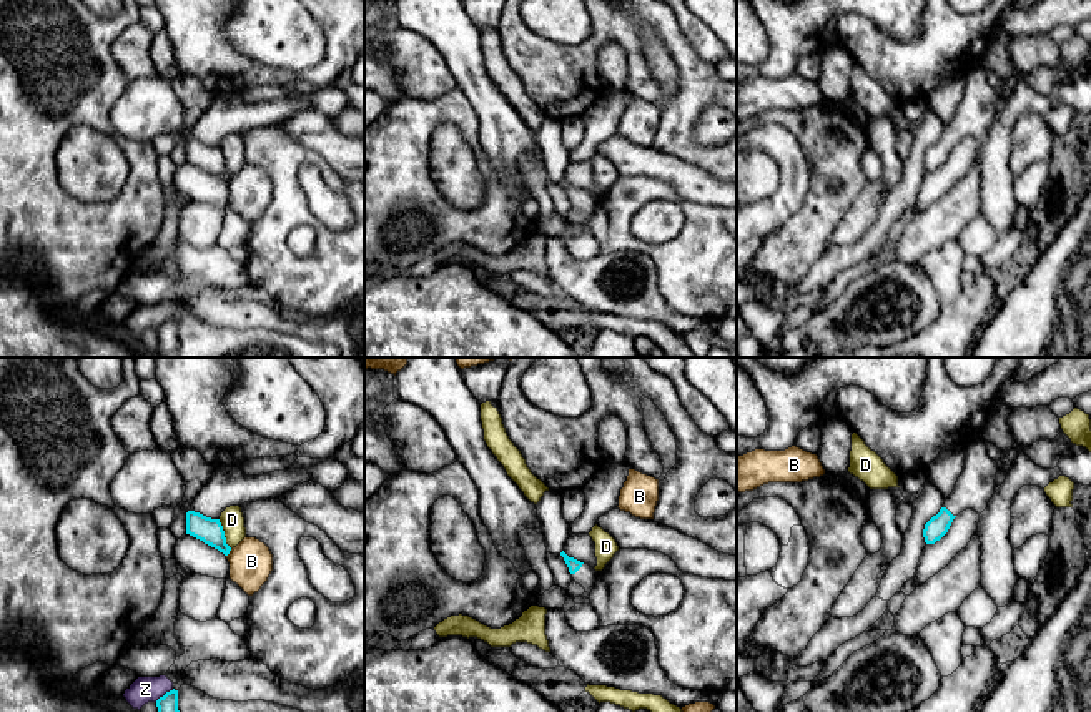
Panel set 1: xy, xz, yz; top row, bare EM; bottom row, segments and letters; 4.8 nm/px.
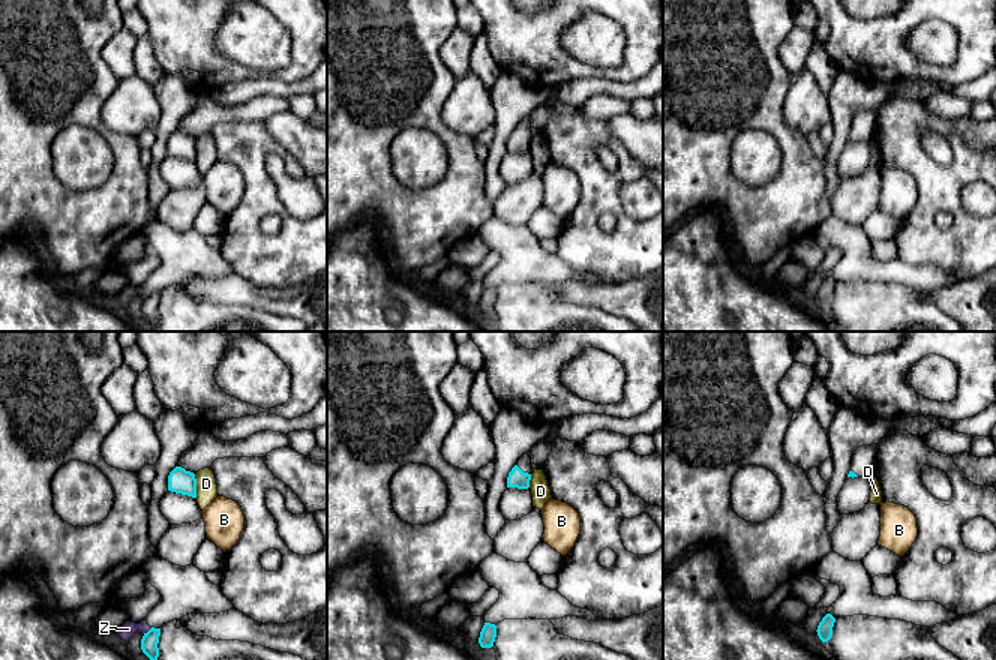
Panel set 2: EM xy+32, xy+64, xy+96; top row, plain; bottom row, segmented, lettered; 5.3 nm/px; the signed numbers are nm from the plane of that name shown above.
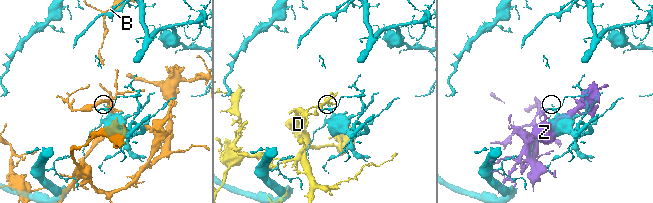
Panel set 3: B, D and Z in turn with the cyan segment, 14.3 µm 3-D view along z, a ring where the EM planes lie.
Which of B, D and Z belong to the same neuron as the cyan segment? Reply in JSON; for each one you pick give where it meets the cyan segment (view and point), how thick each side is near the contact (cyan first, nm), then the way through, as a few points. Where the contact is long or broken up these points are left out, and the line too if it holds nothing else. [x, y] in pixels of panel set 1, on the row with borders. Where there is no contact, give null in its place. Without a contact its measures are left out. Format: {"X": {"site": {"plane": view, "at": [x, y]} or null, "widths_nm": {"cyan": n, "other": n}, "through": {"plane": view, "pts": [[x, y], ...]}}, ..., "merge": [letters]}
{"merge": []}

